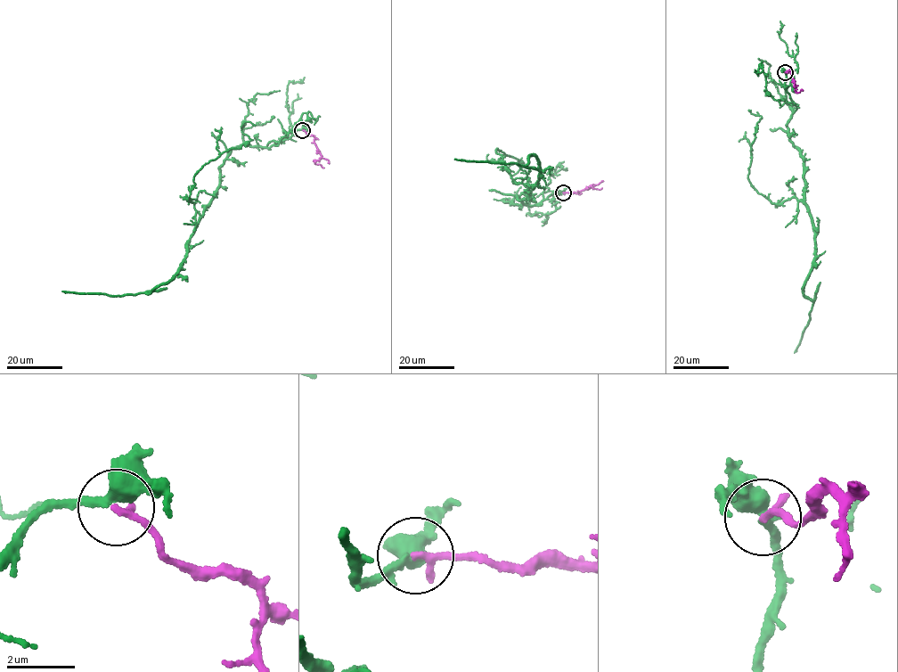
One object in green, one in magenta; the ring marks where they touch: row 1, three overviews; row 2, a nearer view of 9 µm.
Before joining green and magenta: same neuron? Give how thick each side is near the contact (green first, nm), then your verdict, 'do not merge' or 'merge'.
420 nm thick on the green side, 240 nm on the other; merge

